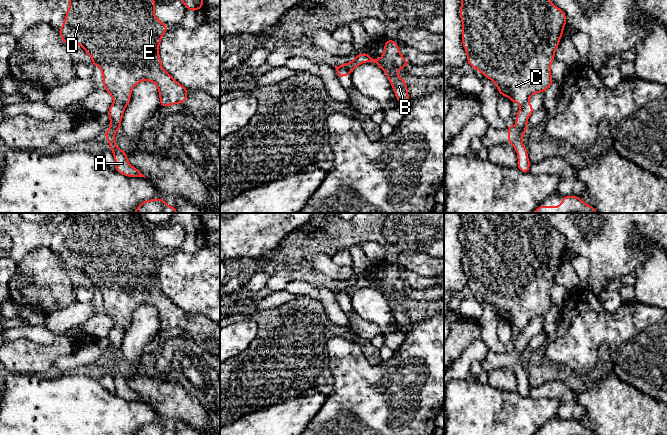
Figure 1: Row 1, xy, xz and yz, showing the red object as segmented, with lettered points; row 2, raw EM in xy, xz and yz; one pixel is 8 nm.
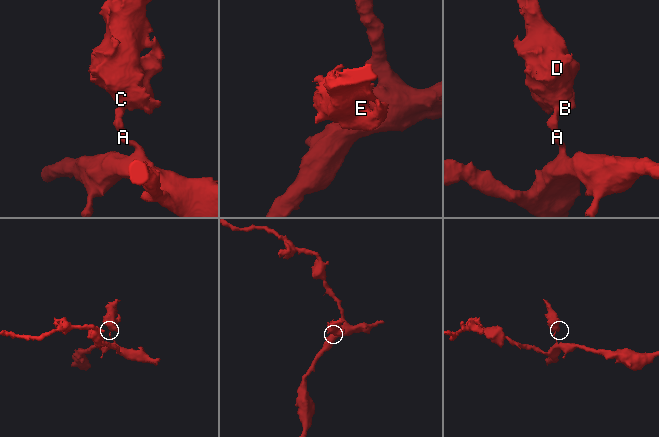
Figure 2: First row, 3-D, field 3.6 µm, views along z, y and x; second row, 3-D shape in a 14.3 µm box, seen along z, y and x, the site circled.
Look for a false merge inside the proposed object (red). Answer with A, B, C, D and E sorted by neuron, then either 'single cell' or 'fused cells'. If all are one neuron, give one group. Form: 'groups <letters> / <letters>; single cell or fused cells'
groups A / B C D E; fused cells

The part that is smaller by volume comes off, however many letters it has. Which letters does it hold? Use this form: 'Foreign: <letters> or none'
Foreign: B, C, D, E

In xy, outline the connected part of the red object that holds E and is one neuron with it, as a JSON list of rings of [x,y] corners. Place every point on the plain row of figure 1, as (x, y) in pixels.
[[[70,213],[68,218],[70,232],[66,235],[64,248],[58,253],[62,265],[79,268],[92,281],[92,289],[100,291],[104,313],[112,320],[114,327],[129,329],[132,313],[140,305],[152,305],[156,308],[160,320],[160,330],[184,327],[188,313],[178,307],[164,294],[159,281],[159,267],[169,253],[154,238],[157,225],[147,220],[144,213]]]

